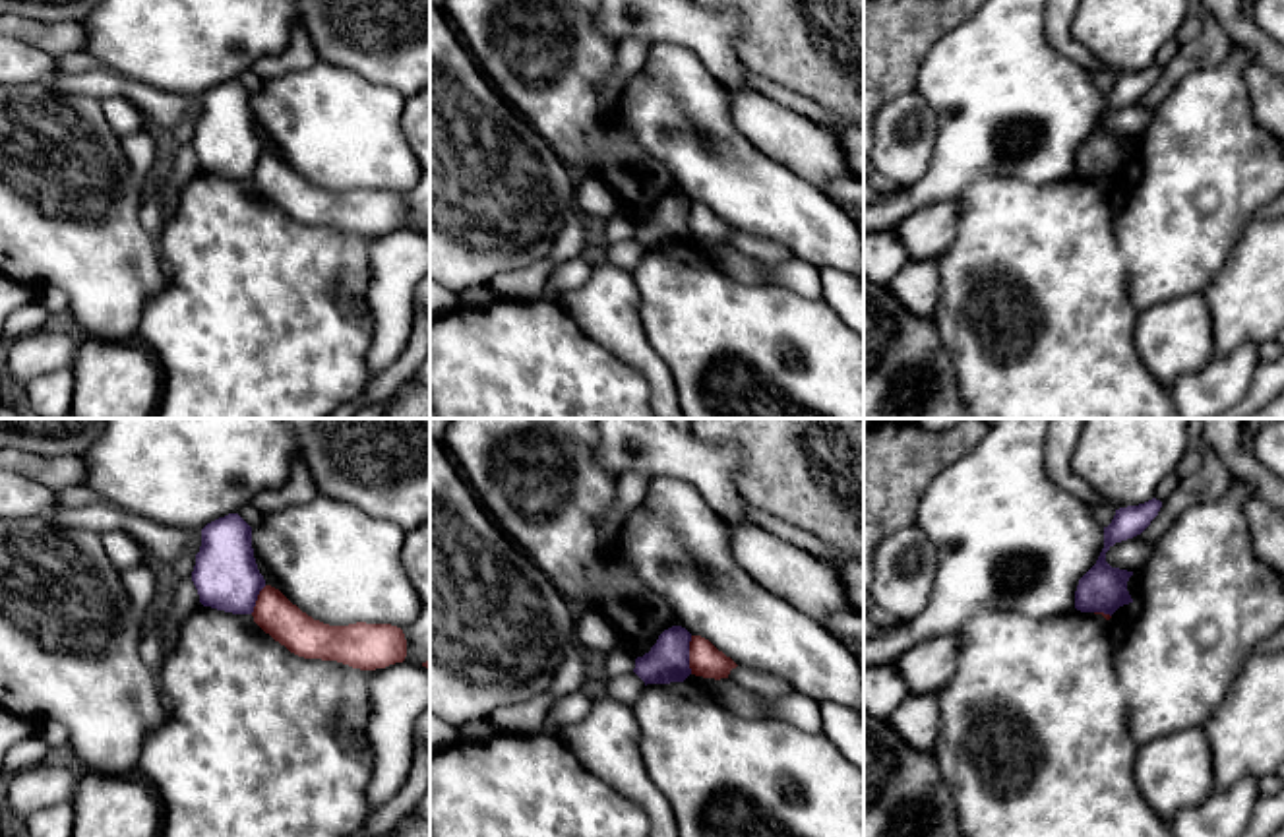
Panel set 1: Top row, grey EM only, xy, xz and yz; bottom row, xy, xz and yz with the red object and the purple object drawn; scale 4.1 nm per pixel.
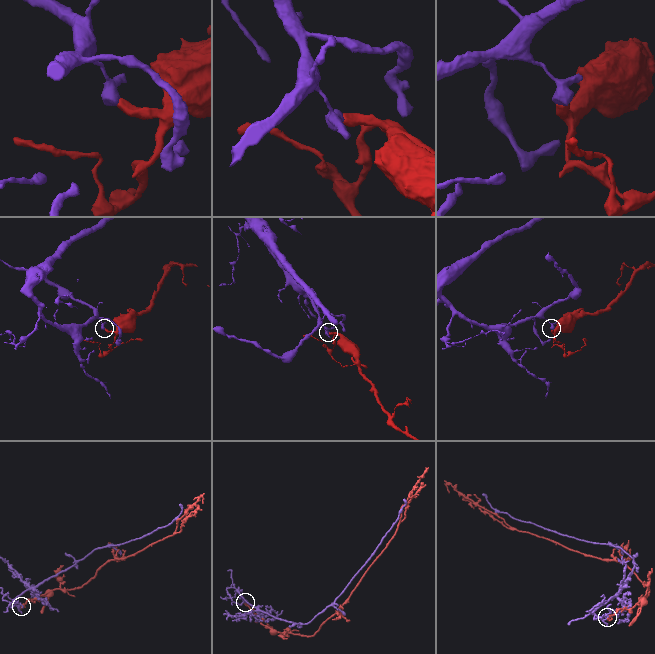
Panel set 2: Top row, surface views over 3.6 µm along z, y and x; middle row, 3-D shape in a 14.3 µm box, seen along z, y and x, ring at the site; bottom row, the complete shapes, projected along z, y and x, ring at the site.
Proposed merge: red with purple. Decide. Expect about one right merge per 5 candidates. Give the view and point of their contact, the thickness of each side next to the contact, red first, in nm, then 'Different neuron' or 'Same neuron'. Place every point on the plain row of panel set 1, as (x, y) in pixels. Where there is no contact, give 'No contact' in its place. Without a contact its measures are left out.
Touches red at xz (690, 221). Thickness 140 nm (red) against 180 nm. Different neuron

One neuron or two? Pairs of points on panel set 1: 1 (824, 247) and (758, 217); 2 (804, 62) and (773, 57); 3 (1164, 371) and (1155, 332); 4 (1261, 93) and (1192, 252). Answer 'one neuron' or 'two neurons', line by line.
1: one neuron
2: one neuron
3: one neuron
4: two neurons

